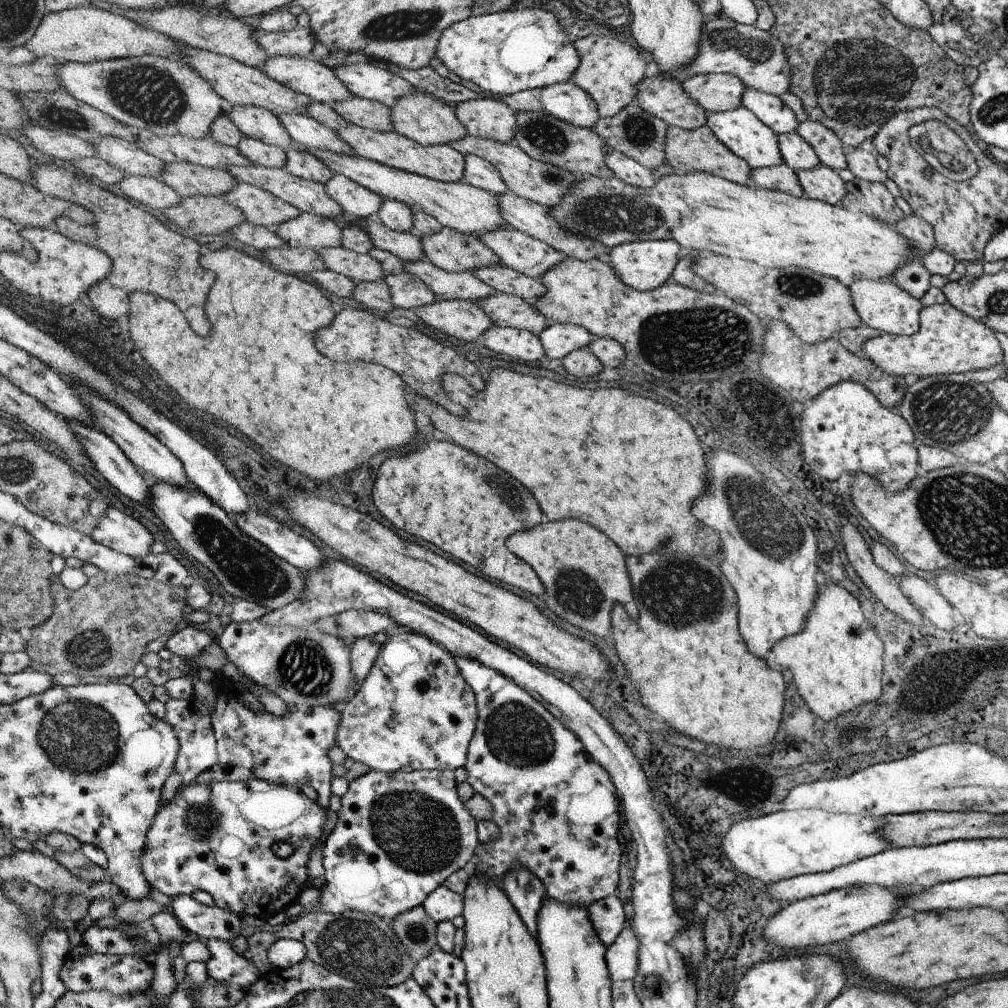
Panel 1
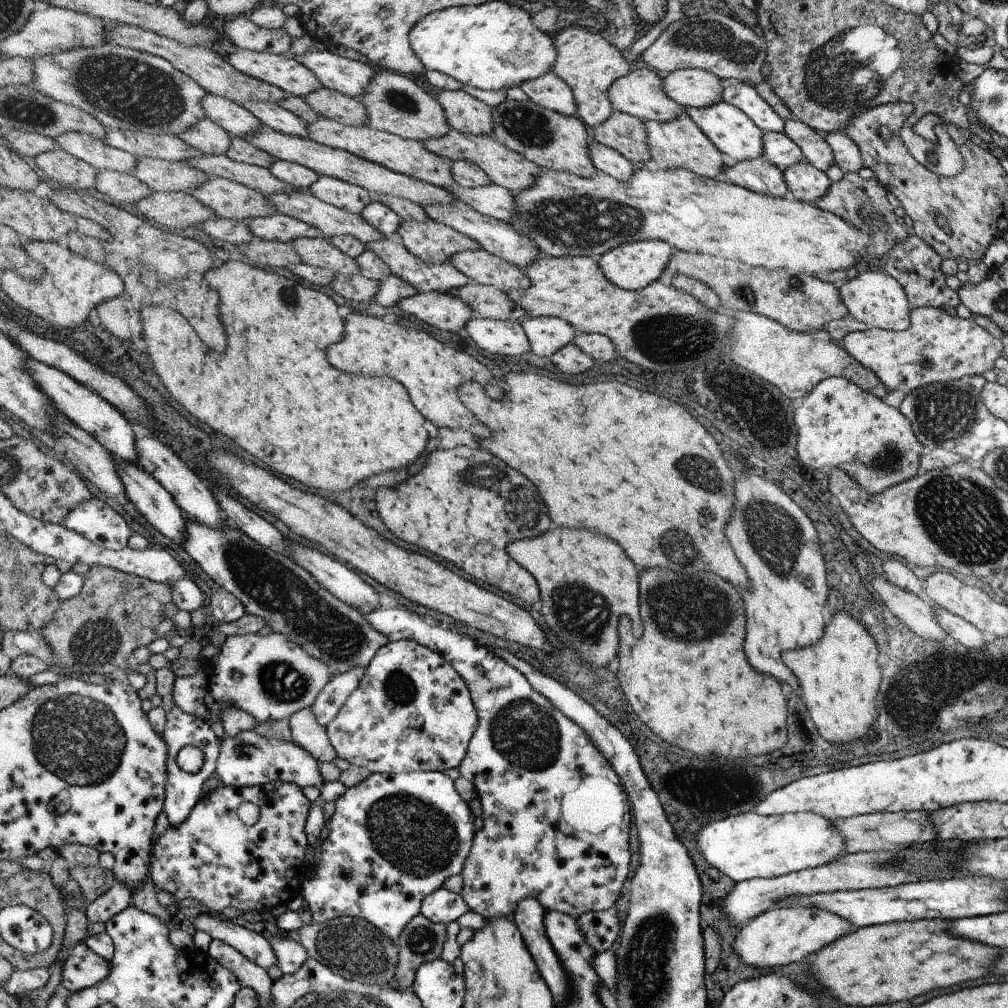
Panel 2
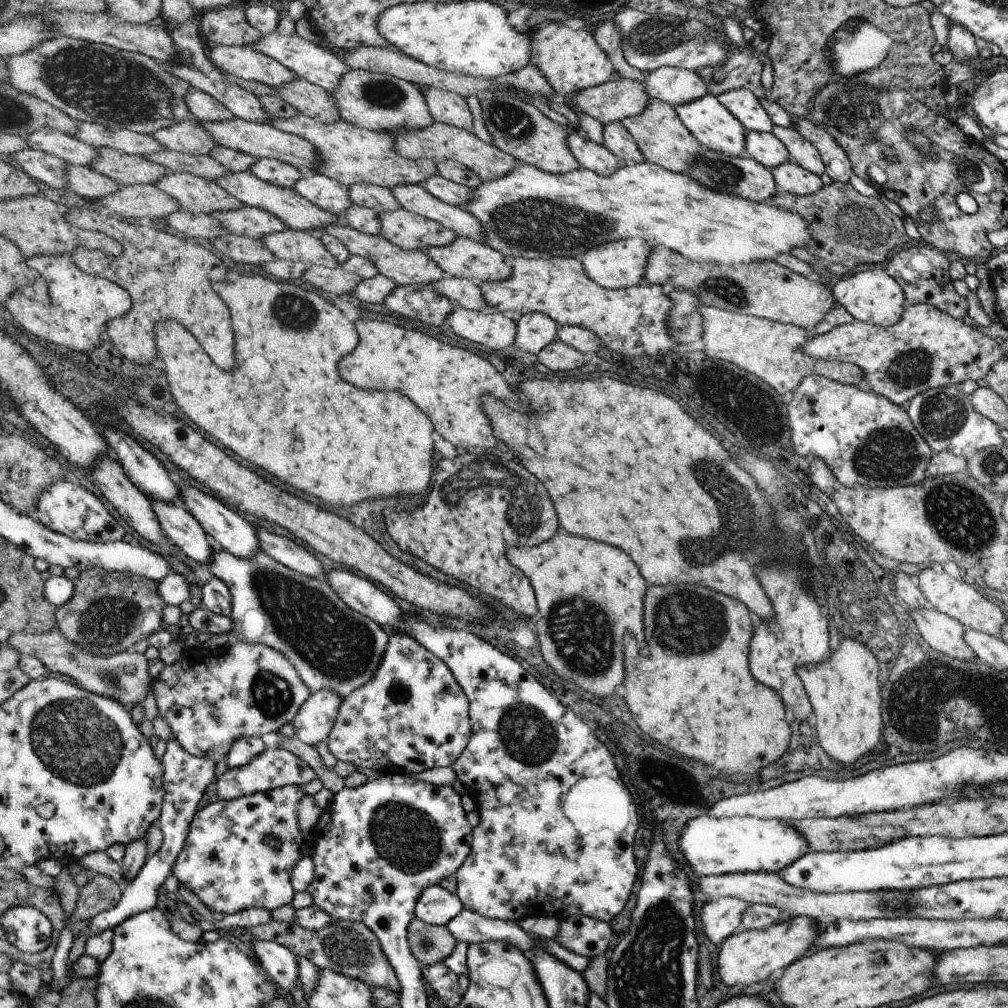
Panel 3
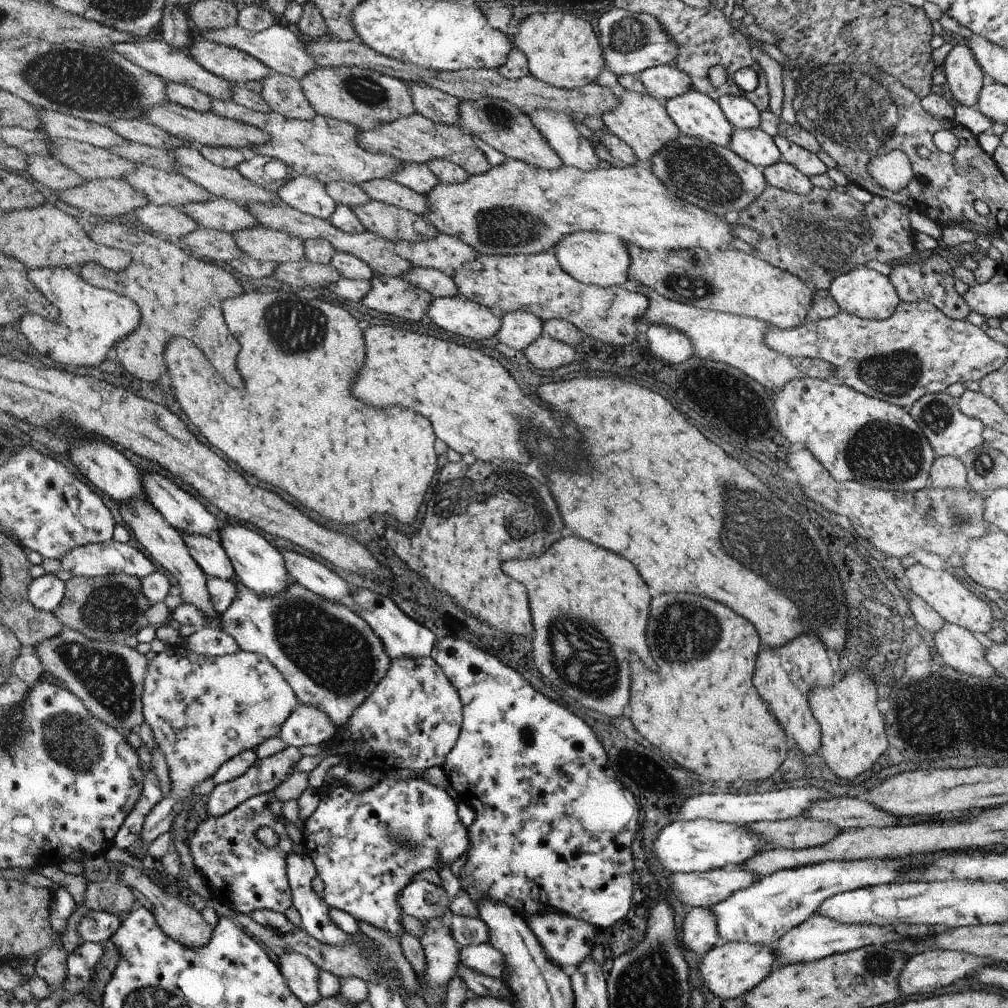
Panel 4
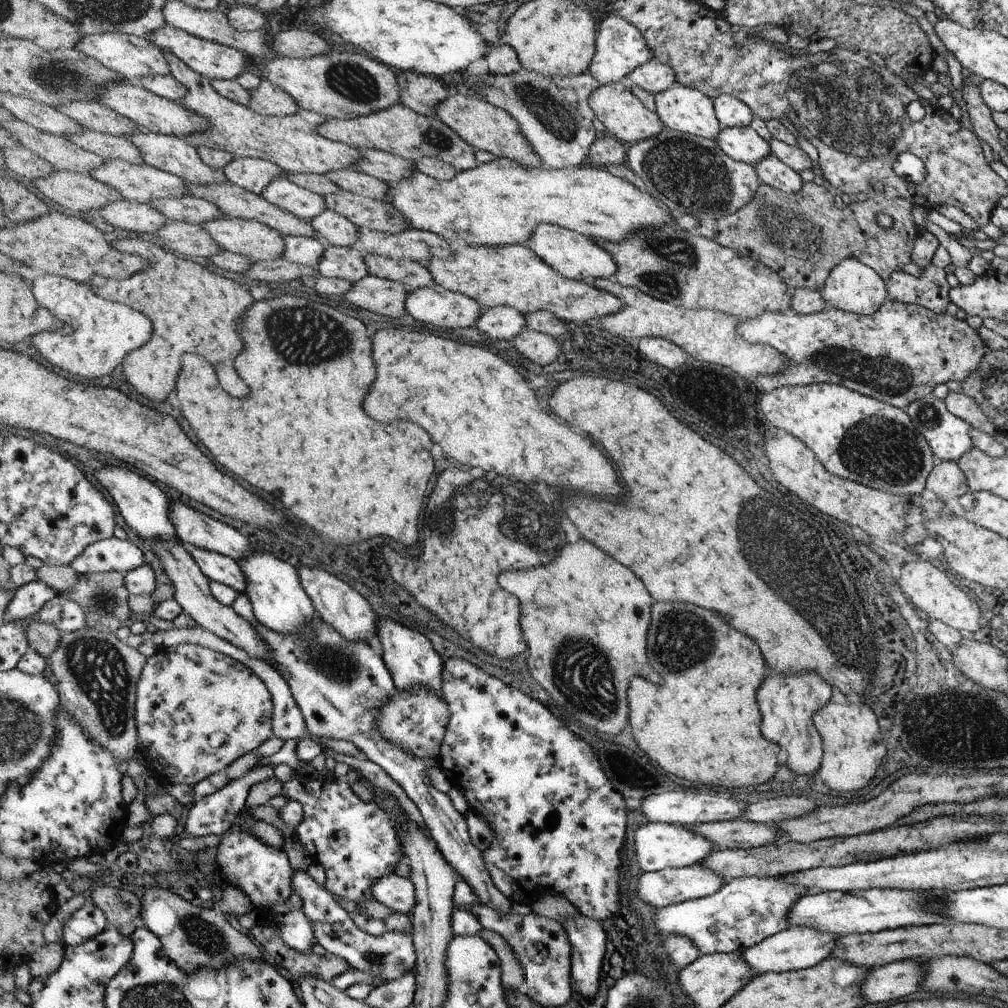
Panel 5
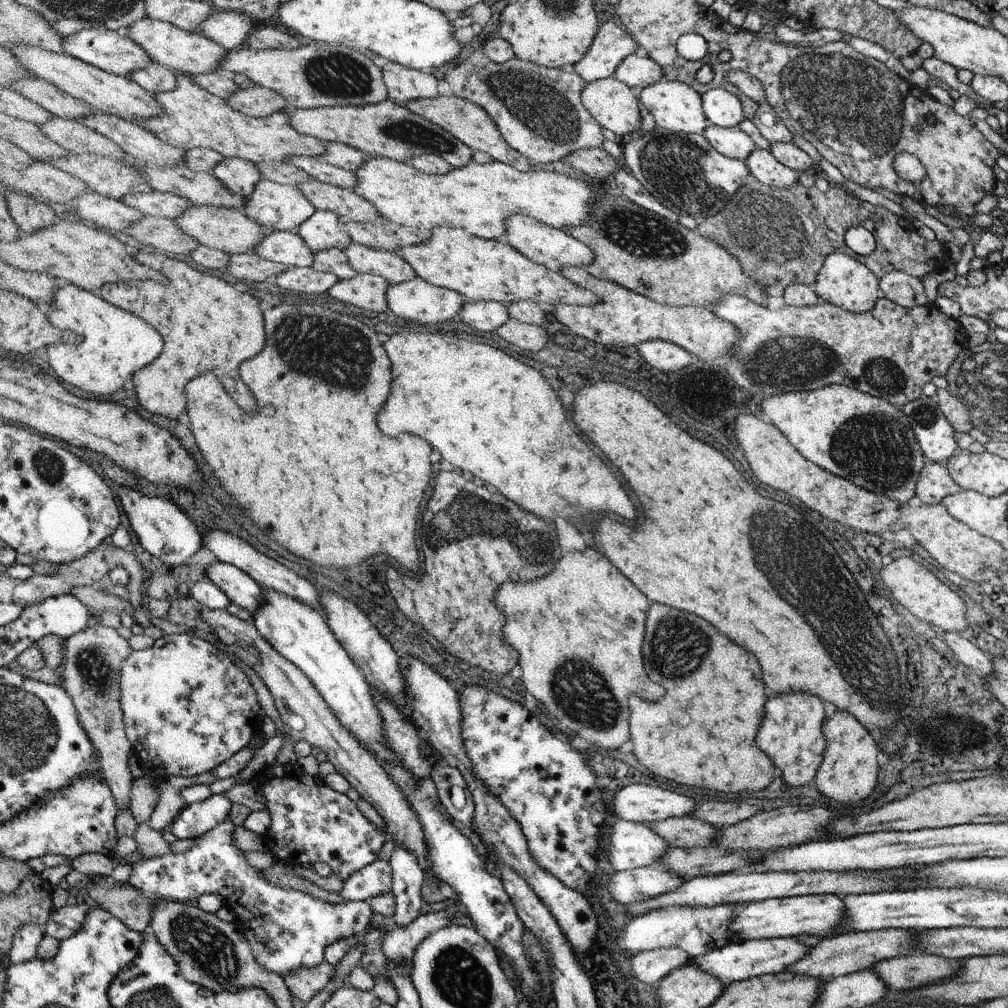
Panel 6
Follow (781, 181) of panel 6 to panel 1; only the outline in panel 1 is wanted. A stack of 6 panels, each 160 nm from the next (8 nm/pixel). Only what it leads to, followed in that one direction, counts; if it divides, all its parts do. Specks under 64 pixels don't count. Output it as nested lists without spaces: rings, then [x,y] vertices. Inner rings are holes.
[[[820,164],[815,169],[799,170],[796,174],[806,197],[831,205],[842,204],[847,193],[847,184],[834,169]]]

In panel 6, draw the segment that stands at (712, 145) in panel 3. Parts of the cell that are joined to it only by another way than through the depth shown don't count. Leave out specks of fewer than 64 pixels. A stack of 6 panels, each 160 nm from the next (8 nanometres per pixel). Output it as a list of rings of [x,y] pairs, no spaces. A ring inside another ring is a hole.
[[[662,79],[655,85],[637,91],[640,106],[647,106],[655,118],[656,126],[677,133],[703,134],[710,124],[706,111],[703,109],[703,97],[688,83]]]

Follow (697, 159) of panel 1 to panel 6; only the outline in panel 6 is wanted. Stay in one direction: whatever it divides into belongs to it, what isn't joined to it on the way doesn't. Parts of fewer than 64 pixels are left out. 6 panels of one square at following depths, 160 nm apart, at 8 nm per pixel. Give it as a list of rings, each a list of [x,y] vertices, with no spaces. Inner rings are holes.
[[[614,76],[588,83],[582,92],[582,101],[583,105],[599,121],[599,125],[612,130],[616,137],[634,138],[643,126],[642,107],[637,91]]]

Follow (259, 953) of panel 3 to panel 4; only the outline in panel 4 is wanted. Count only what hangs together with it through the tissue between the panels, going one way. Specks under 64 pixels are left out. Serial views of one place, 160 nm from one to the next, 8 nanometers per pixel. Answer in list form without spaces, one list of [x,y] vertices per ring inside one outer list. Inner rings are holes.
[[[284,953],[279,956],[278,968],[287,980],[288,988],[304,1005],[315,1005],[323,1000],[319,990],[319,972],[315,963],[300,953]]]

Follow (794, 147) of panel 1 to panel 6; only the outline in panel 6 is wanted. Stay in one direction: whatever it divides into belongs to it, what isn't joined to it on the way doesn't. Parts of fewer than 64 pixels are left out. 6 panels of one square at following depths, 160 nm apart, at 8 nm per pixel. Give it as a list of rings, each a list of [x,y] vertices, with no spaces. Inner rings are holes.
[[[709,124],[702,135],[720,154],[731,159],[740,159],[745,162],[757,148],[751,135],[746,134],[739,125],[719,127]]]

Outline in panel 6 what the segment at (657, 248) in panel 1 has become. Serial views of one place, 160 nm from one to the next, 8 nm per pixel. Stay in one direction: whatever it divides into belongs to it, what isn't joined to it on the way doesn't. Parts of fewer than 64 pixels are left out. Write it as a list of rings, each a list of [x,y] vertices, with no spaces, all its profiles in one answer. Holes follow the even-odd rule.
[[[512,215],[507,222],[507,232],[503,240],[529,259],[557,273],[564,267],[586,268],[595,261],[595,251],[587,243],[580,242],[566,230],[557,229],[529,215]]]

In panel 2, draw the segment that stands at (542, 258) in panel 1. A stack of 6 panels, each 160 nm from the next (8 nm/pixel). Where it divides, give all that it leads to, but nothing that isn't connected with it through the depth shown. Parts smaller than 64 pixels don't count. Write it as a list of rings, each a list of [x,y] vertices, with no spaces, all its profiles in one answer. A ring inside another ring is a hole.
[[[466,203],[432,205],[424,207],[424,210],[429,214],[430,219],[455,228],[458,232],[469,236],[472,240],[476,240],[482,249],[516,265],[522,270],[525,270],[525,267],[531,265],[538,257],[543,256],[541,250],[537,249],[537,246],[532,244],[528,237],[517,233],[517,230],[513,229],[510,223],[482,214],[480,211],[469,207]]]

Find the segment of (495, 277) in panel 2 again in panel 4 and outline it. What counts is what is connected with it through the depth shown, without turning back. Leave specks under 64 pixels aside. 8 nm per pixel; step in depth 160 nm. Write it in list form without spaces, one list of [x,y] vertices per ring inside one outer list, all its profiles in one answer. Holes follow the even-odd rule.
[[[444,233],[422,242],[400,241],[395,250],[416,267],[438,269],[451,277],[482,256],[463,239]]]

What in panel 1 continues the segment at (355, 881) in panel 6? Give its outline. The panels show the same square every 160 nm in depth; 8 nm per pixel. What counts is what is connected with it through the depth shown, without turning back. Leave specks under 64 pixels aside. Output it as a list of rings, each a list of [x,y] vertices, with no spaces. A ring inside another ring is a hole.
[[[442,884],[423,902],[425,911],[437,922],[452,921],[463,911],[463,896]]]

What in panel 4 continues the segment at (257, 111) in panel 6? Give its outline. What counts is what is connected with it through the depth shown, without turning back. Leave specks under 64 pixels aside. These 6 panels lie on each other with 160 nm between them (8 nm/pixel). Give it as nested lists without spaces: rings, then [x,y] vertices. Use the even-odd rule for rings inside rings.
[[[271,72],[263,81],[261,95],[271,106],[272,112],[286,118],[312,120],[317,114],[315,107],[304,94],[302,82],[282,73]]]

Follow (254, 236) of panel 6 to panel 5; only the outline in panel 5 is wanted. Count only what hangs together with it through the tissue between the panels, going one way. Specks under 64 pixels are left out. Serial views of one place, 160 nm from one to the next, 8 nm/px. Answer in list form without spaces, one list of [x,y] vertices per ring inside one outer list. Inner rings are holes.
[[[224,217],[202,227],[222,250],[241,254],[253,262],[280,259],[285,251],[283,235],[254,219]]]

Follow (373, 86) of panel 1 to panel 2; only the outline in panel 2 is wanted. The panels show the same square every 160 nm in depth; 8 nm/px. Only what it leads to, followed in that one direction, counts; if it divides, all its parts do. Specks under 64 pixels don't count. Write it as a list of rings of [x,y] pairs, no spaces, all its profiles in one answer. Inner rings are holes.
[[[308,51],[302,56],[292,56],[315,71],[326,89],[338,90],[349,97],[360,98],[376,76],[366,63],[348,59],[330,51]]]

